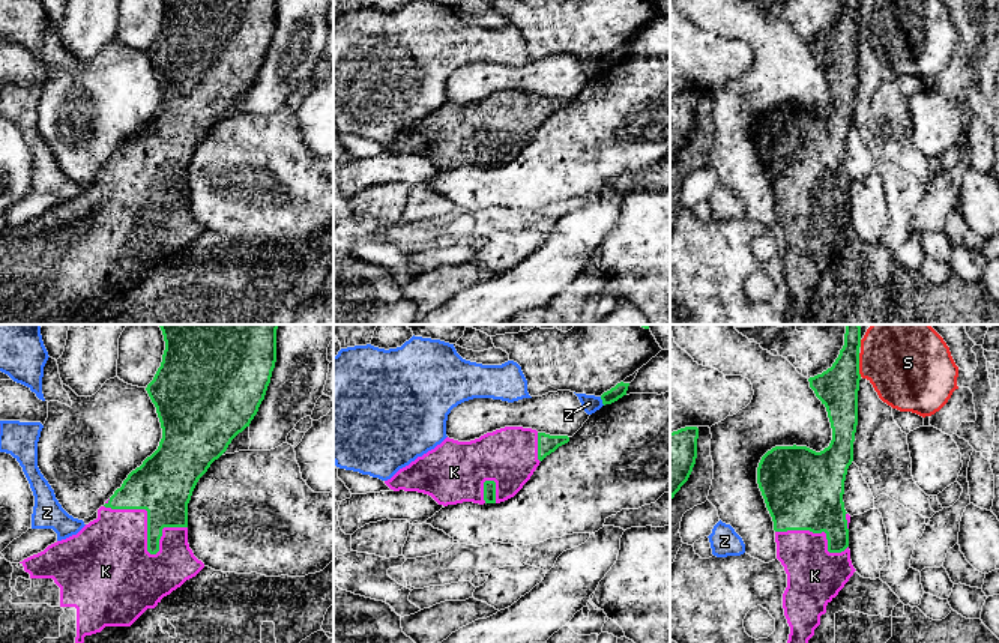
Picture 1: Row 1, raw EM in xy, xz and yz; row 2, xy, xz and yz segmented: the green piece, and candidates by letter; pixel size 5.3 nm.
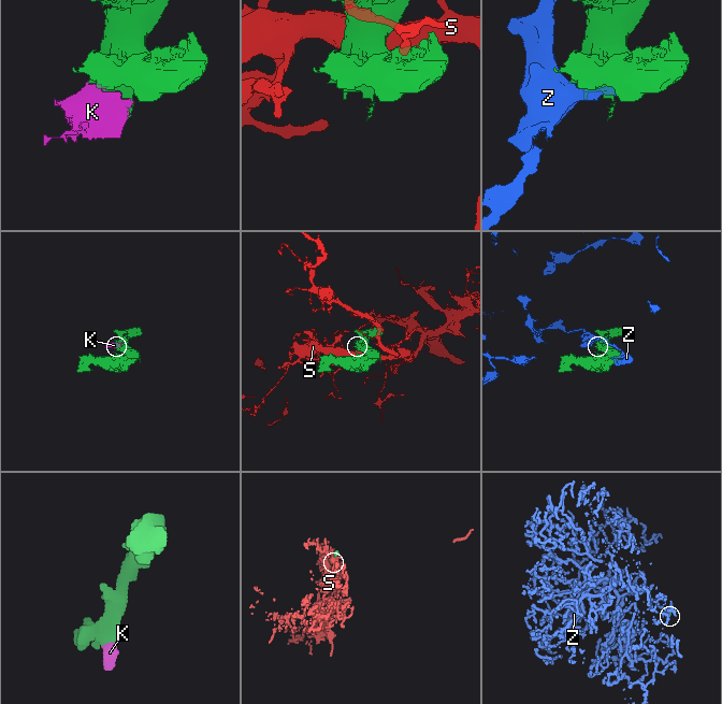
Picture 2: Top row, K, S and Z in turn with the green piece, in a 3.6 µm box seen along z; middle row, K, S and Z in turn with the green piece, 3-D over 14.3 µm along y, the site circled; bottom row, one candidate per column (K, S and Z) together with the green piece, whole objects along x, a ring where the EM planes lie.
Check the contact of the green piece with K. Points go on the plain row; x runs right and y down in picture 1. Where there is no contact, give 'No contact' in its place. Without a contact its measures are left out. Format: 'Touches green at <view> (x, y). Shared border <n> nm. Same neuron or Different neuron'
Touches green at xy (147, 200). Shared border 460 nm. Same neuron

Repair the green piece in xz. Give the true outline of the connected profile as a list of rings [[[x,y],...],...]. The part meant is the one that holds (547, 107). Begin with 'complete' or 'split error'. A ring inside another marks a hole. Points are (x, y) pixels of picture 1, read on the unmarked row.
split error; [[[505,90],[470,105],[446,101],[385,147],[394,155],[428,158],[443,170],[500,167],[514,161],[539,126],[568,105],[568,99],[523,90]]]

